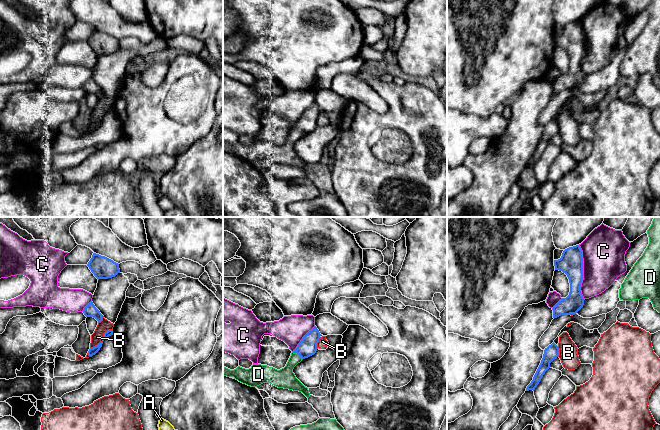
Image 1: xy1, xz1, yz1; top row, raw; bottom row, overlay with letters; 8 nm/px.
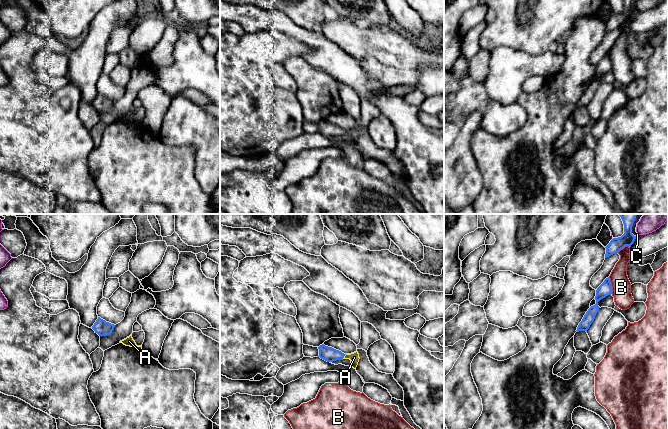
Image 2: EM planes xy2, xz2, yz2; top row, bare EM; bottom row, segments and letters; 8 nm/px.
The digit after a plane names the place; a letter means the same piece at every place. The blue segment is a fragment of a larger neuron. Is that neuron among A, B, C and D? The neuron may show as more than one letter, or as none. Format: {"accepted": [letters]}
{"accepted": ["A", "D"]}

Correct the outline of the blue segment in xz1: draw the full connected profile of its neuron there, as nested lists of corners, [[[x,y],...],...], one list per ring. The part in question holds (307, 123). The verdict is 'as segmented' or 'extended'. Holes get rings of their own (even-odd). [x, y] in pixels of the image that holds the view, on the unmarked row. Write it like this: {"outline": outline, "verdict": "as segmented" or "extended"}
{"outline": [[[315,102],[303,113],[297,124],[291,129],[286,142],[280,146],[261,140],[253,140],[249,145],[238,142],[234,146],[223,142],[223,152],[233,153],[239,158],[251,163],[270,159],[278,164],[302,168],[309,174],[310,169],[308,164],[296,154],[293,145],[303,135],[316,129],[320,112],[321,110]]], "verdict": "extended"}

